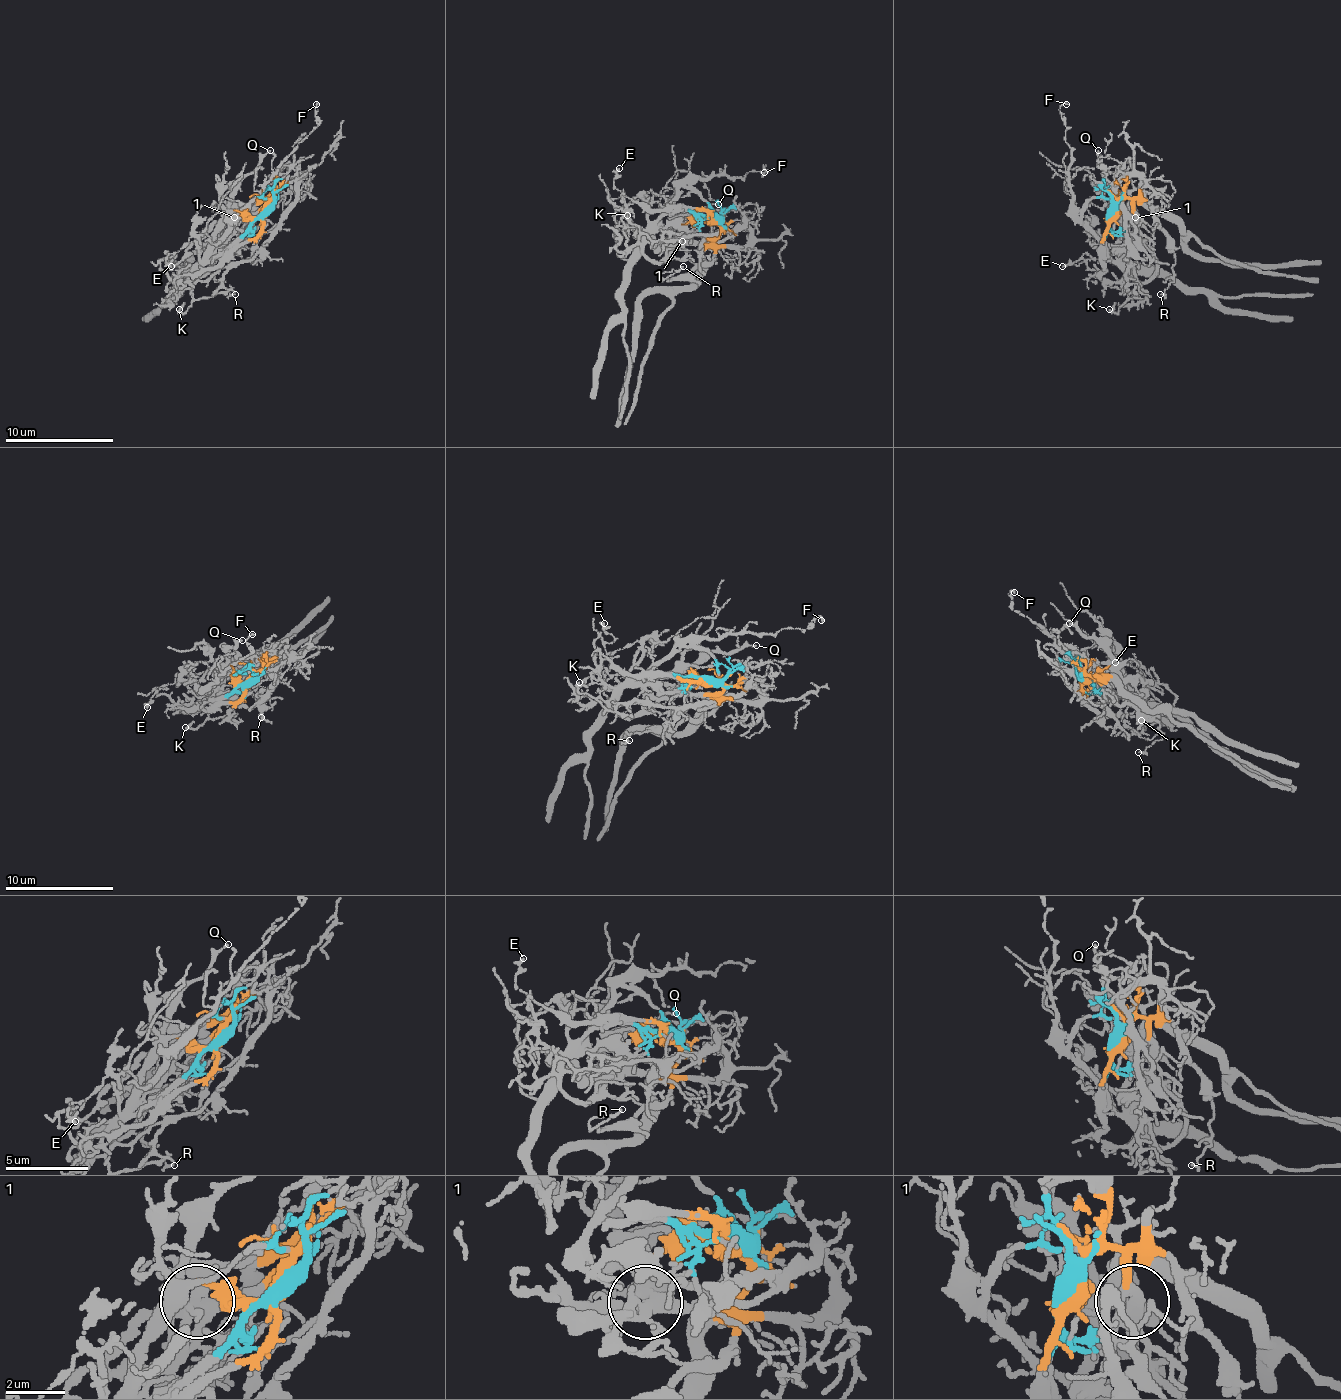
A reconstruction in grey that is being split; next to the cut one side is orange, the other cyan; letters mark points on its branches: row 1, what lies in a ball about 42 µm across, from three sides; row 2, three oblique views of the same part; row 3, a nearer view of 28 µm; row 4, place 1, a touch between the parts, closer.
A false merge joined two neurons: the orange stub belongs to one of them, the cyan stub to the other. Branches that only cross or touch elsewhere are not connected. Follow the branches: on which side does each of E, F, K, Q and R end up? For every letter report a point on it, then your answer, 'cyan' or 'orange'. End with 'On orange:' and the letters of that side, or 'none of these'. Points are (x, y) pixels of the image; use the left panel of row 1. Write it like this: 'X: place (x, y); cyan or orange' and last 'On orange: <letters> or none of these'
E: place (171, 266); orange
F: place (316, 104); cyan
K: place (179, 309); cyan
Q: place (270, 150); cyan
R: place (235, 294); orange
On orange: E, R

